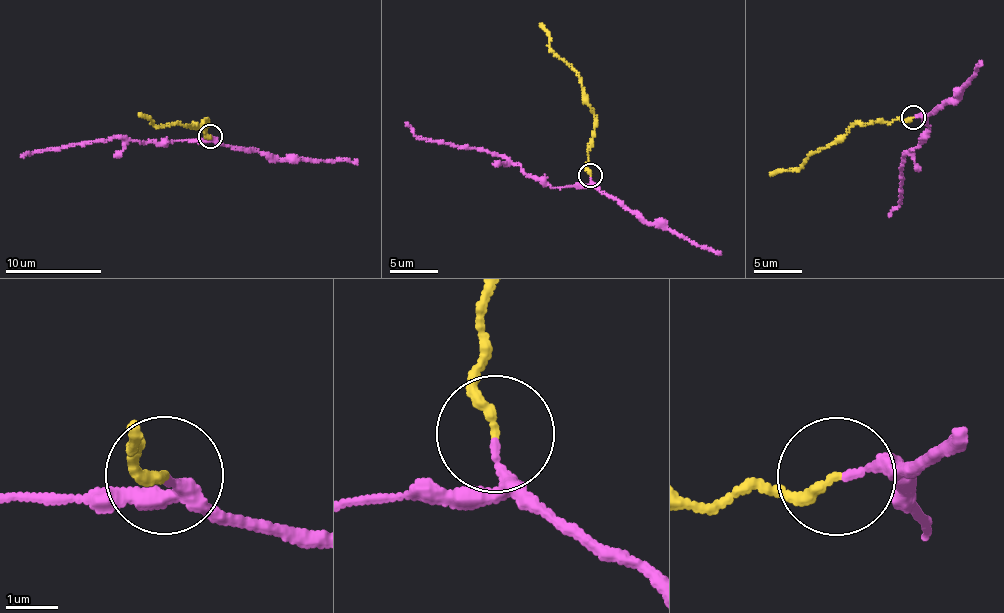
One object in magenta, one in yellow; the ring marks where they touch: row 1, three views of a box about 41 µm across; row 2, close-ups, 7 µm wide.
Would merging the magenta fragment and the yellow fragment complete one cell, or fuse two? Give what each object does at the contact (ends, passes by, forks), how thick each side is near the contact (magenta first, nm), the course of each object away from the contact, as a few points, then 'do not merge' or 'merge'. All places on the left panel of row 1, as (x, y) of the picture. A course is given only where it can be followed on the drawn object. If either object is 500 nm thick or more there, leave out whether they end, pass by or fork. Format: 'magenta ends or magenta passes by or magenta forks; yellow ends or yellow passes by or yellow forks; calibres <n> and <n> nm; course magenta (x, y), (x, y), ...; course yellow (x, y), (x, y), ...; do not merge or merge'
magenta passes by; yellow ends; calibres 120 and 190 nm; course magenta (211, 137), (143, 143), (116, 138), (35, 150), (21, 157); course yellow (211, 137), (203, 132), (205, 119), (183, 125), (152, 124), (149, 118), (138, 113); merge

